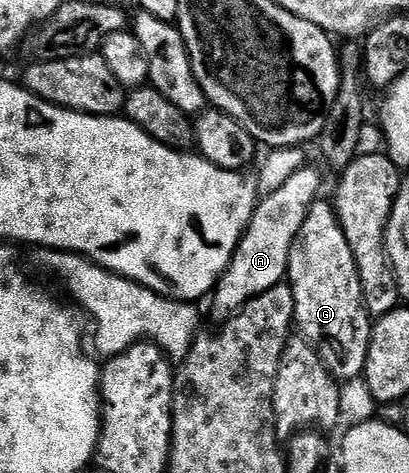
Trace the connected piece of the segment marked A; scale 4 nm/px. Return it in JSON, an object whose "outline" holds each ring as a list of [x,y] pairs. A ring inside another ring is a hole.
{"outline":[[[304,165],[301,170],[289,176],[276,192],[265,195],[259,201],[248,228],[238,241],[228,268],[212,291],[214,314],[218,320],[233,318],[246,303],[259,298],[268,292],[268,288],[279,285],[286,278],[290,249],[300,232],[300,224],[304,224],[304,216],[319,197],[318,189],[322,186],[321,176],[310,166]]]}

